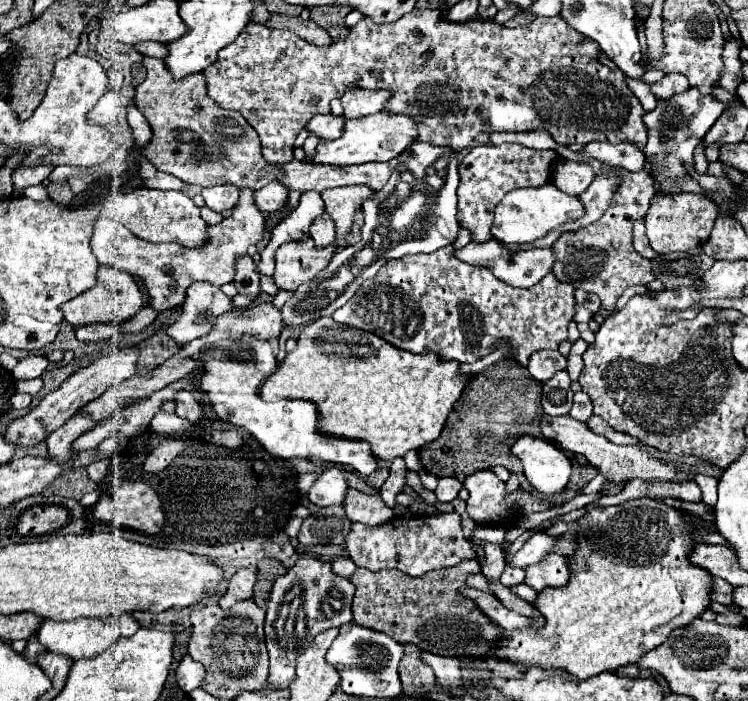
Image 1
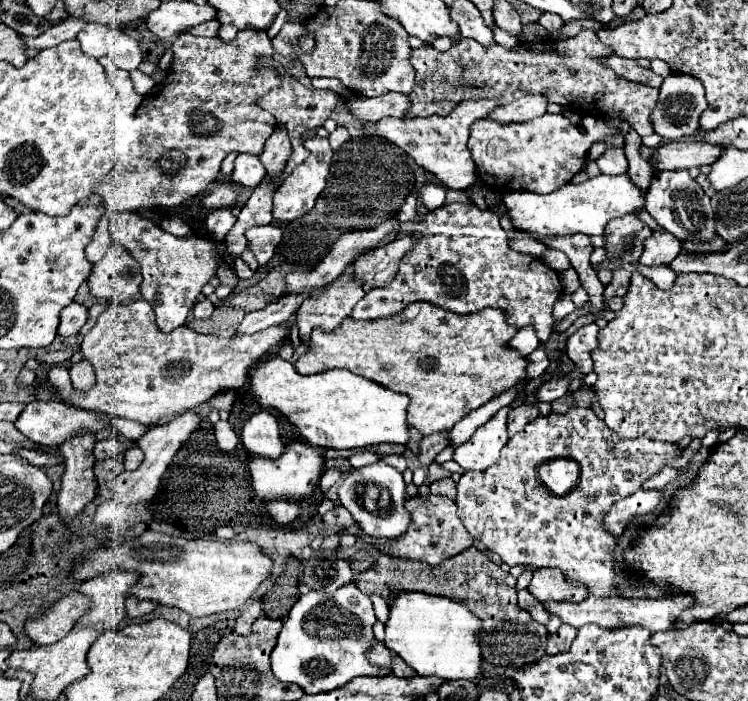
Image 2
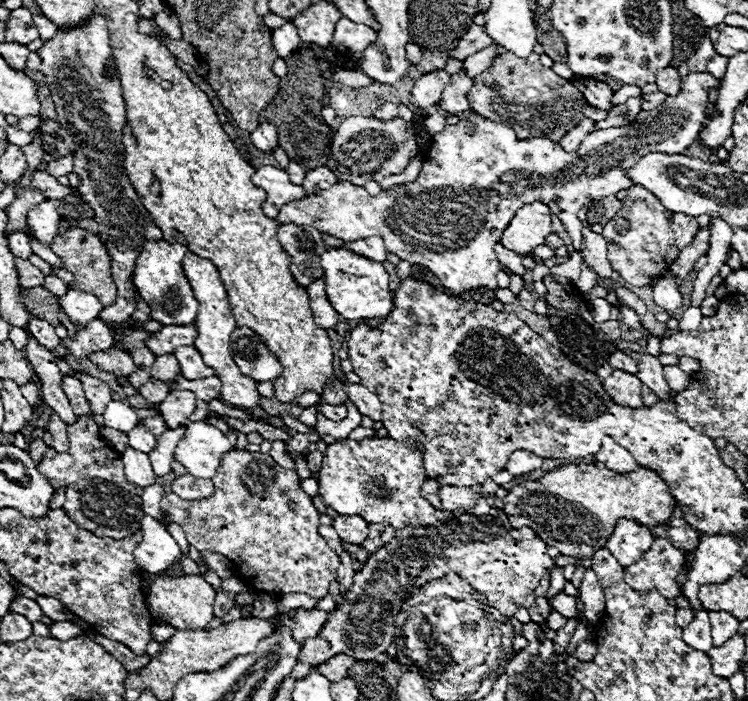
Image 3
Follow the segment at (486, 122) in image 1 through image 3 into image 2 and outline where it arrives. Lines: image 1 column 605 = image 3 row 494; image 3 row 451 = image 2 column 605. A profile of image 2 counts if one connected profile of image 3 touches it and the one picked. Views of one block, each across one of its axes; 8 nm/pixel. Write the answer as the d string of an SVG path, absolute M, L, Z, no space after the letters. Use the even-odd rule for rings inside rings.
M588 30L570 40L522 42L516 50L506 50L500 44L484 48L472 38L462 38L448 52L438 52L432 46L418 48L412 50L416 88L410 92L412 106L408 116L446 116L458 102L472 98L500 98L500 104L508 104L526 94L546 94L550 102L576 112L601 116L616 110L640 136L654 134L650 114L658 104L660 90L630 82L610 68L604 68L598 58L610 54L612 48L604 46L598 36Z

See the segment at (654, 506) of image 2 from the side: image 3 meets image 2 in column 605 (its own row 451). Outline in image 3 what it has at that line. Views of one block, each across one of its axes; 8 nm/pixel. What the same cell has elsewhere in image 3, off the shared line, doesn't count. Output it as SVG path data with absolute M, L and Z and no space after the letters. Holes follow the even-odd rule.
M516 450L512 452L512 456L508 458L508 464L506 464L506 470L512 474L512 476L524 476L524 474L530 474L534 470L540 470L542 468L542 458L540 456L532 456L532 452L522 452L522 450Z

